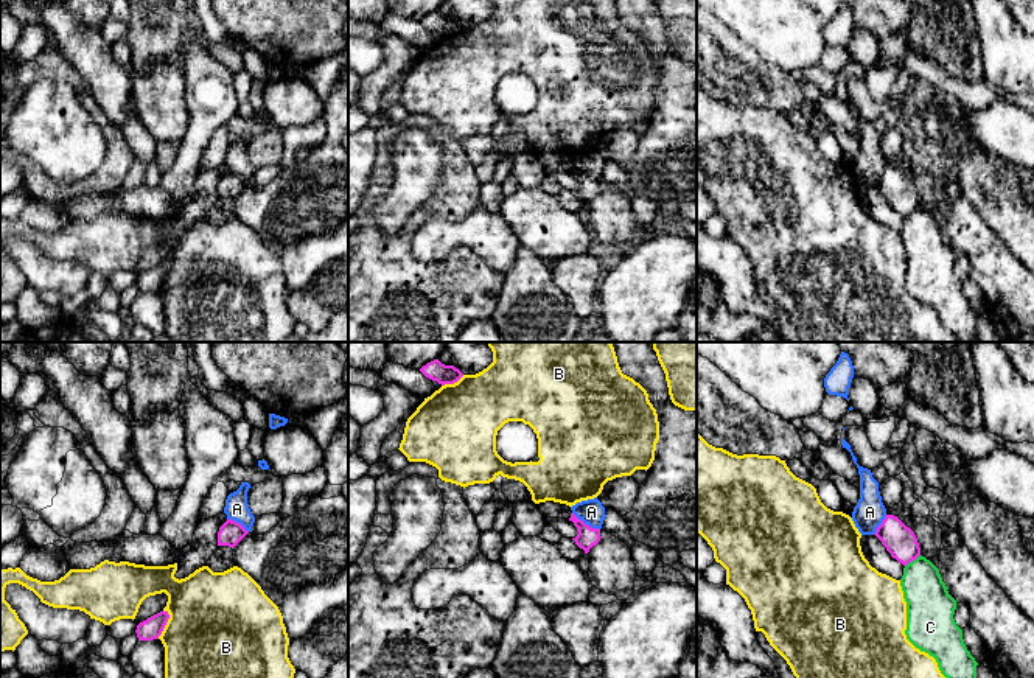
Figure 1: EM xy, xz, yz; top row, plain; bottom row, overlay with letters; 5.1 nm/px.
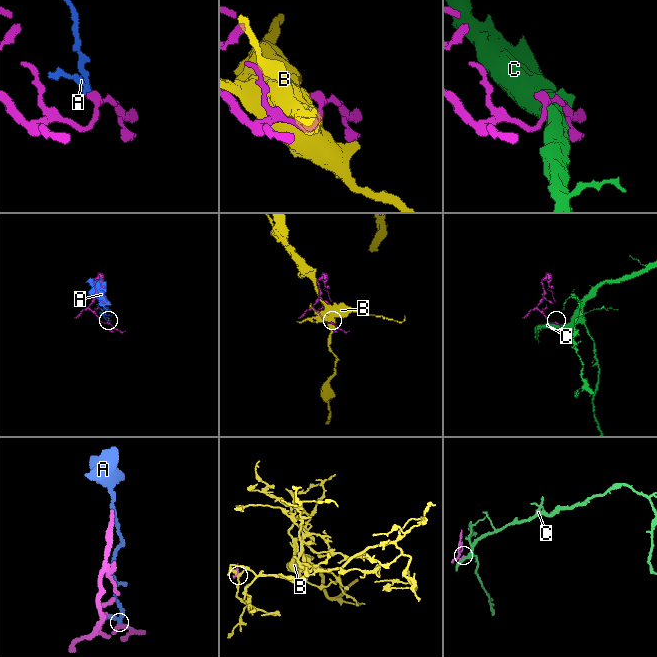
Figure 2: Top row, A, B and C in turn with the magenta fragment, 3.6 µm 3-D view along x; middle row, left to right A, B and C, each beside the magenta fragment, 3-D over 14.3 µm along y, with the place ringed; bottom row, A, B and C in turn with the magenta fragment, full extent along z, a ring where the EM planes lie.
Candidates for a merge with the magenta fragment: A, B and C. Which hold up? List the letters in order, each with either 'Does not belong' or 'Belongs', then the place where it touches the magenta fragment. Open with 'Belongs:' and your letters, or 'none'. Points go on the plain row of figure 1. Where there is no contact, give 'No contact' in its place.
Belongs: none
A: Does not belong. Touches magenta at xz (586, 176)
B: Does not belong. Touches magenta at xy (165, 276)
C: Does not belong. Touches magenta at yz (913, 210)

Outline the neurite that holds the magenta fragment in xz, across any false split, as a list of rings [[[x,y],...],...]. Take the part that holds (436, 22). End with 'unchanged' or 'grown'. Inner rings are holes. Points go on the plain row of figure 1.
[[[434,11],[423,17],[420,23],[426,30],[437,33],[442,37],[454,36],[463,28],[463,25],[459,20],[456,20],[454,17],[445,17],[438,11]]]; unchanged

